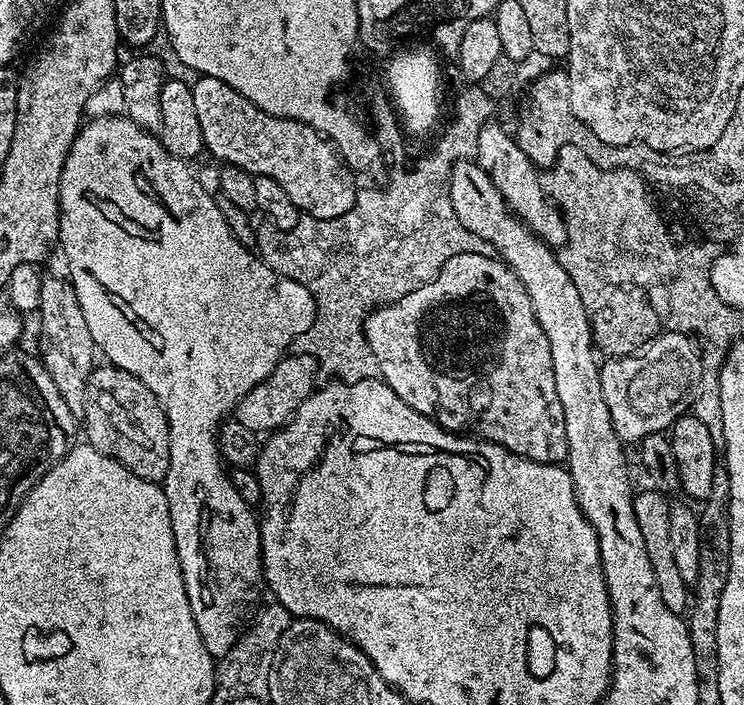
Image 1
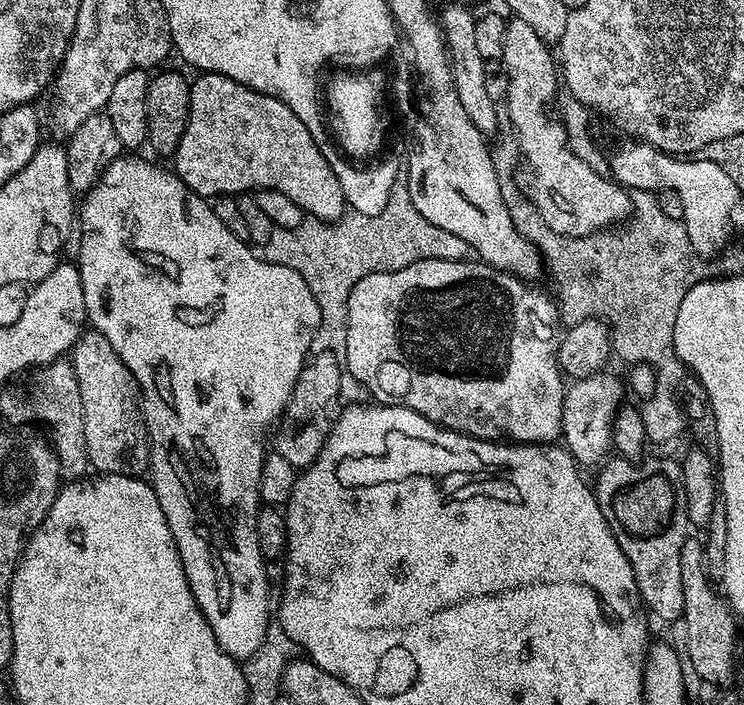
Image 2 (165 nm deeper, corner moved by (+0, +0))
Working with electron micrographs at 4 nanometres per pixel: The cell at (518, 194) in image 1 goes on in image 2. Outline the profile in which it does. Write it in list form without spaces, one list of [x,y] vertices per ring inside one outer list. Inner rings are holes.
[[[448,4],[444,13],[439,13],[440,31],[444,33],[445,47],[448,49],[448,65],[452,68],[454,86],[458,90],[458,99],[462,101],[462,107],[466,115],[478,126],[478,130],[485,134],[491,134],[502,124],[502,116],[496,113],[498,102],[490,98],[486,90],[486,61],[481,51],[477,49],[477,41],[474,35],[477,17],[464,4]]]

